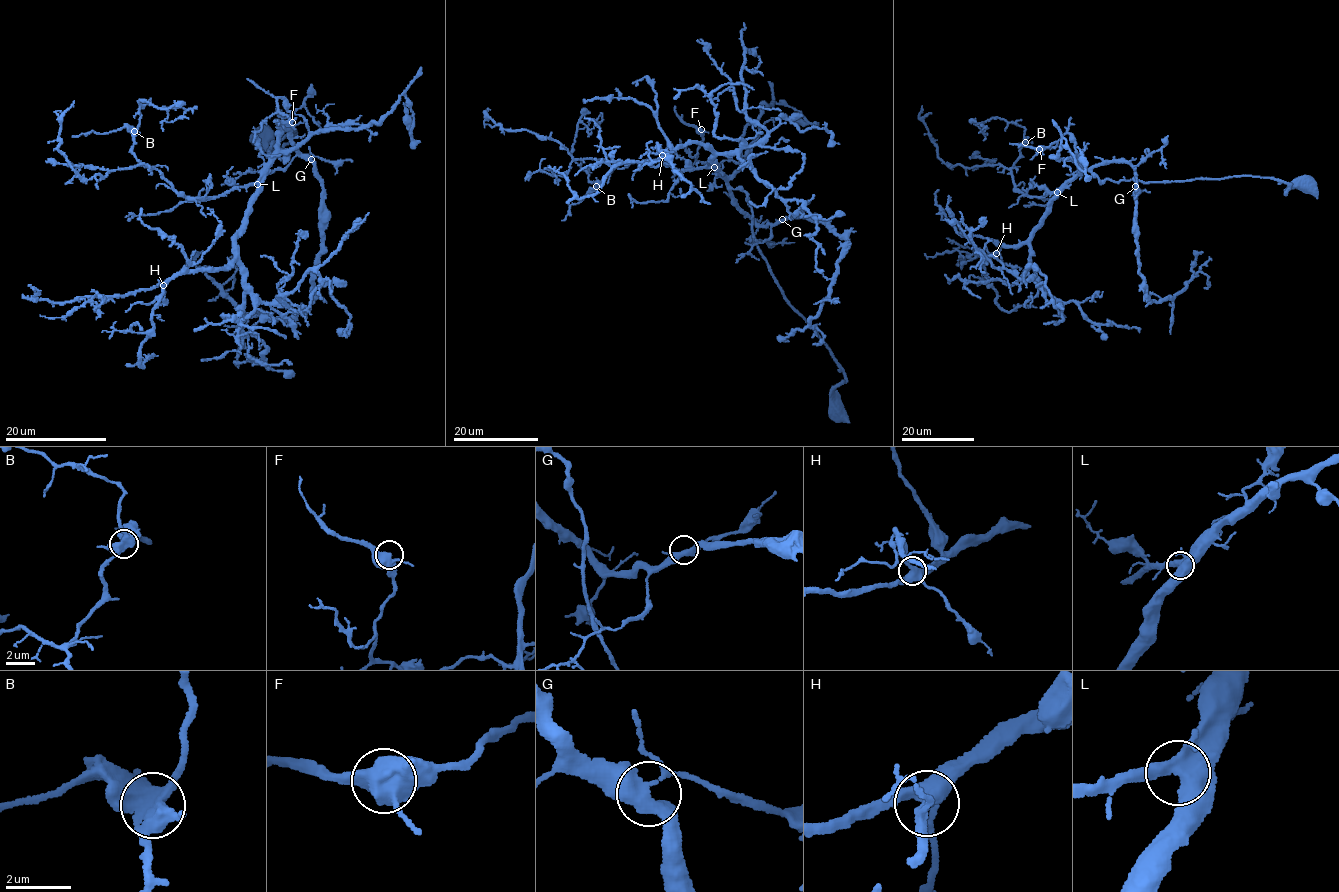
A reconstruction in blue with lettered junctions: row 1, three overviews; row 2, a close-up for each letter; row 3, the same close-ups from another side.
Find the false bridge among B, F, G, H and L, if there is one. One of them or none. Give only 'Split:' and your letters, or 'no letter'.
Split: no letter

